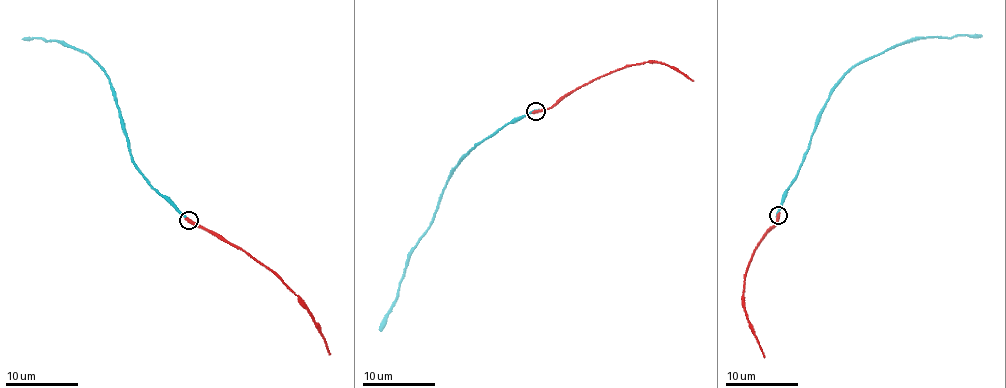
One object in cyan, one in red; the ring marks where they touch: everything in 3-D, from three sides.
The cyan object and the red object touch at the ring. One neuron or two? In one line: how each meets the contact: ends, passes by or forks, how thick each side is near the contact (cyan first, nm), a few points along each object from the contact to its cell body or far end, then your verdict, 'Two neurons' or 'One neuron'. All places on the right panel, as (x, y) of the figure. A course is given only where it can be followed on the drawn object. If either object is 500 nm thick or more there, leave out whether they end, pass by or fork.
At the ring cyan ends. At the ring red ends. Thickness 220 nm (cyan) against 400 nm. Course of cyan: (777, 215), (782, 195), (795, 178), (815, 122), (830, 92), (852, 68), (913, 38), (982, 36). Course of red: (777, 215), (752, 255), (742, 294), (747, 322), (765, 358). Two neurons

